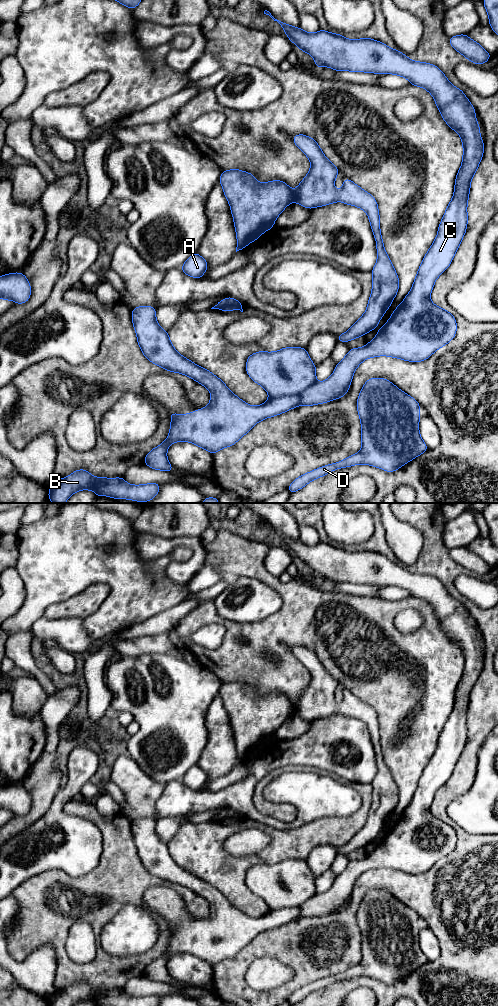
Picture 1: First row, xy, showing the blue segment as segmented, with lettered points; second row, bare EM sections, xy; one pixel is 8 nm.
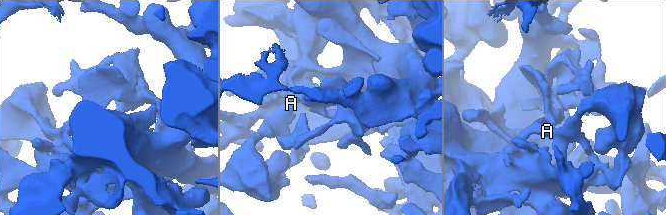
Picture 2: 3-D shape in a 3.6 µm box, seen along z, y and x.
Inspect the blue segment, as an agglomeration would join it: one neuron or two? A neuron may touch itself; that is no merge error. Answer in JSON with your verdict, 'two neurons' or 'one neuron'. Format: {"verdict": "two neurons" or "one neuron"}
{"verdict": "two neurons"}

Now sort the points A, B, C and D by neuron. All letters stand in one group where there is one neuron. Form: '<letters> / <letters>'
A / B C D

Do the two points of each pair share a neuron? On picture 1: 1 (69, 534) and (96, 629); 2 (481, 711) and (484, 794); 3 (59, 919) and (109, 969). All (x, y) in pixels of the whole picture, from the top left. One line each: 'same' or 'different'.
1: same
2: different
3: same

